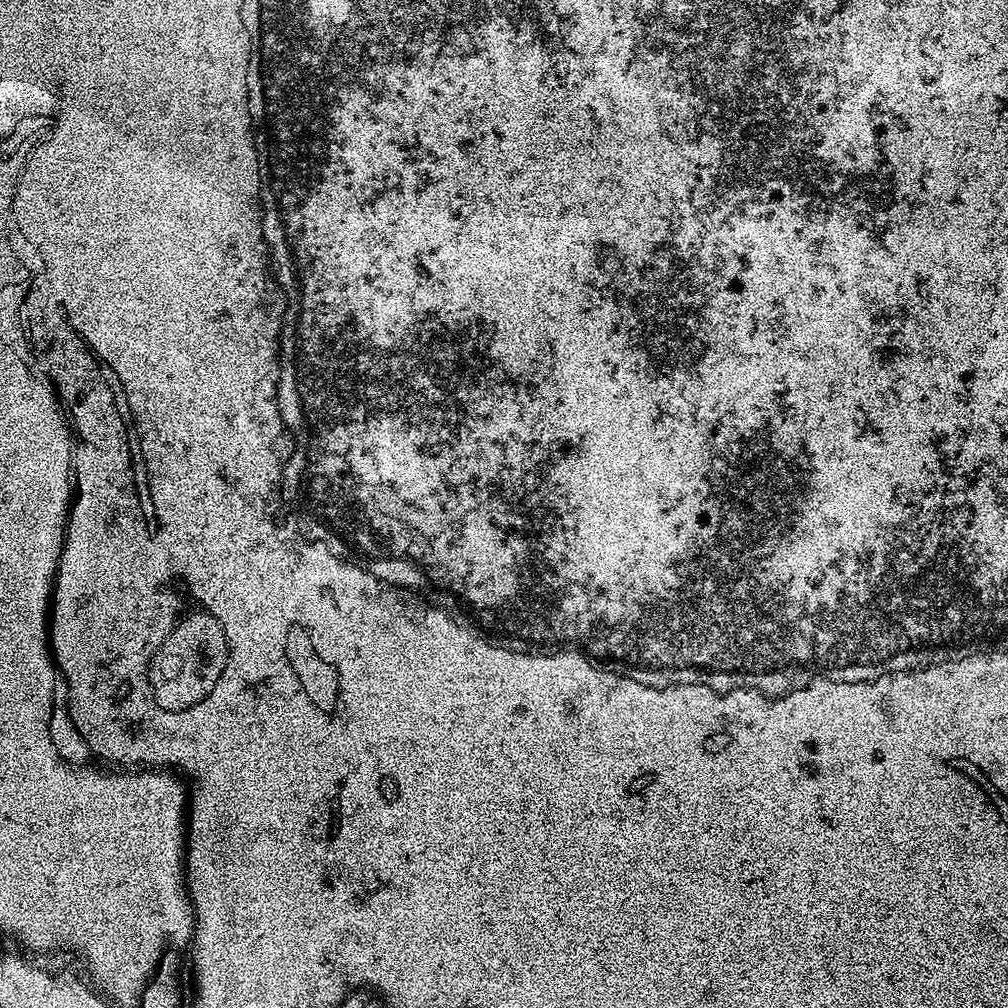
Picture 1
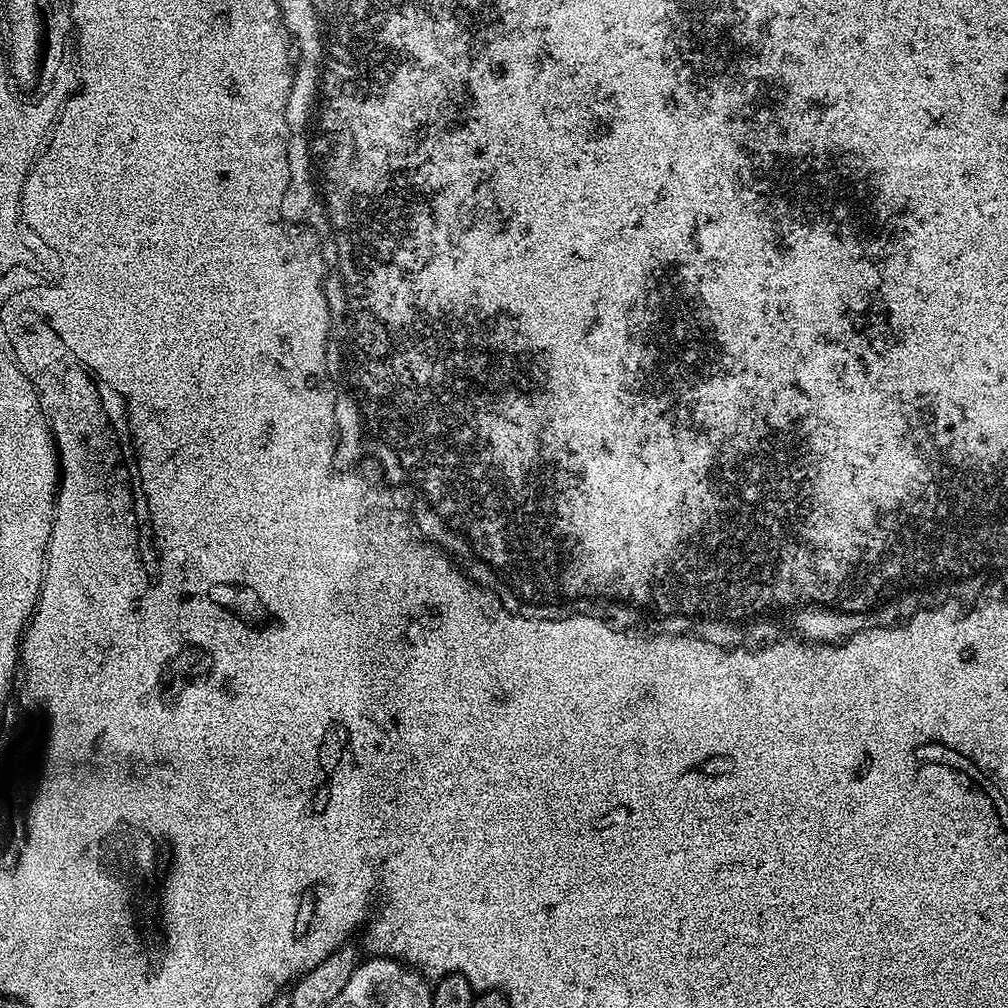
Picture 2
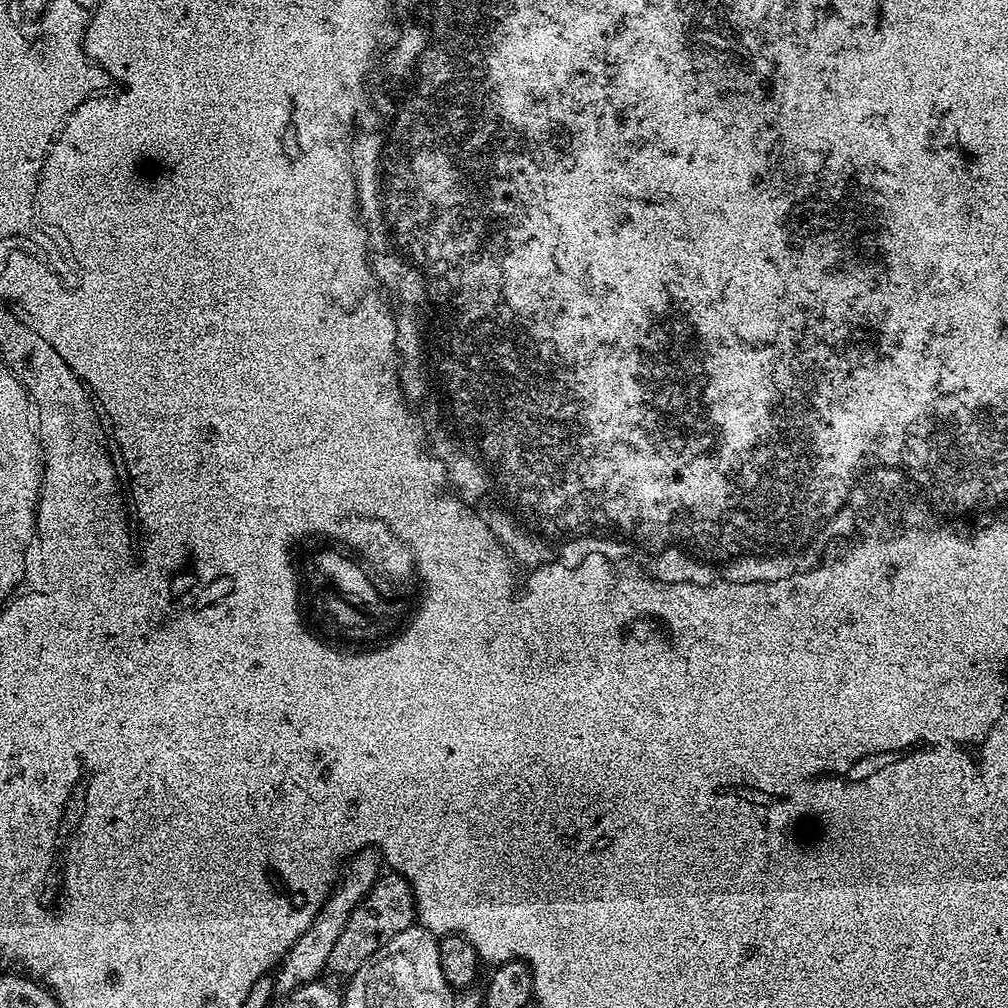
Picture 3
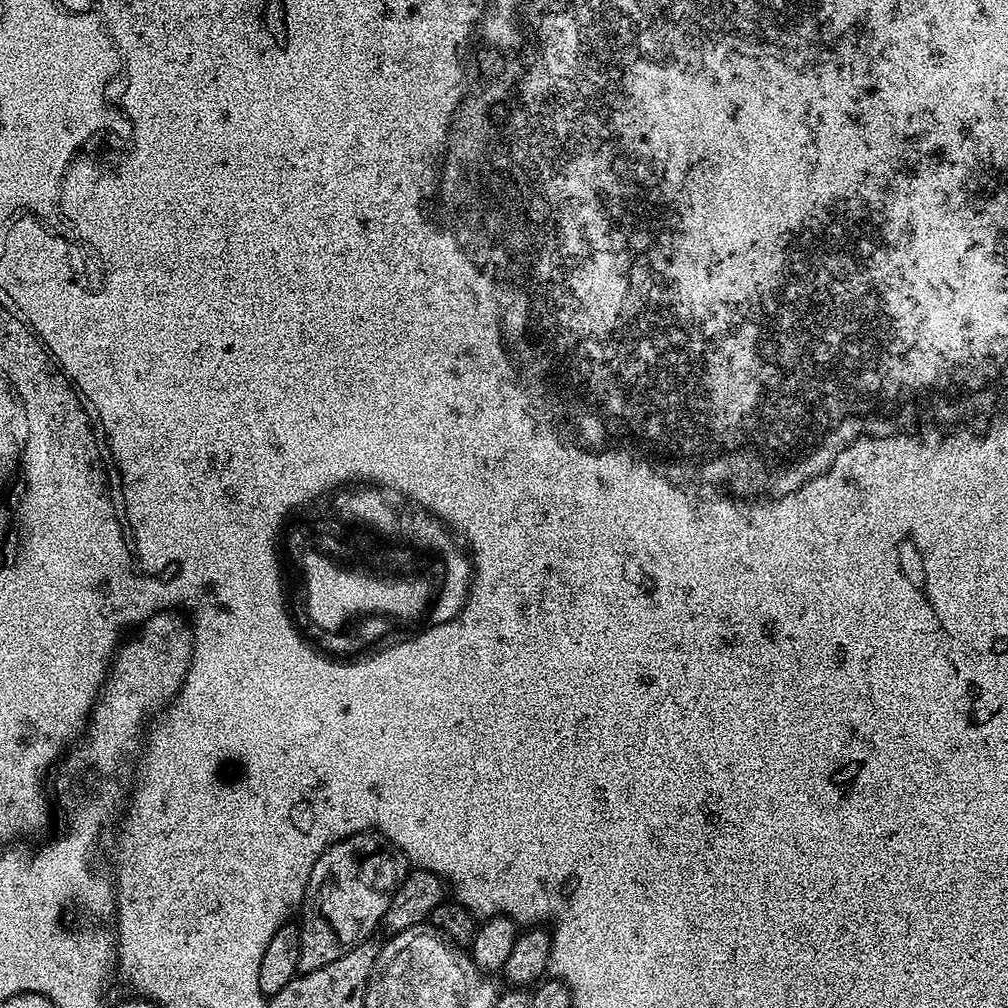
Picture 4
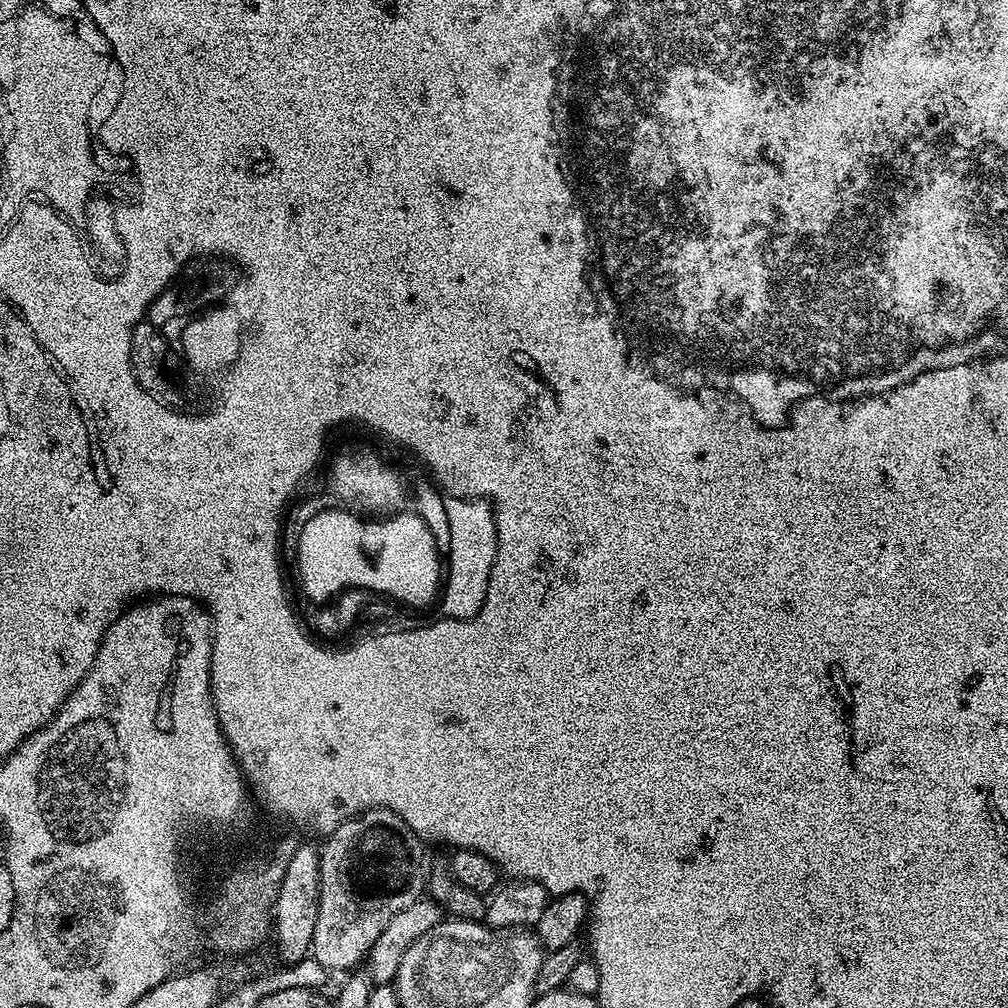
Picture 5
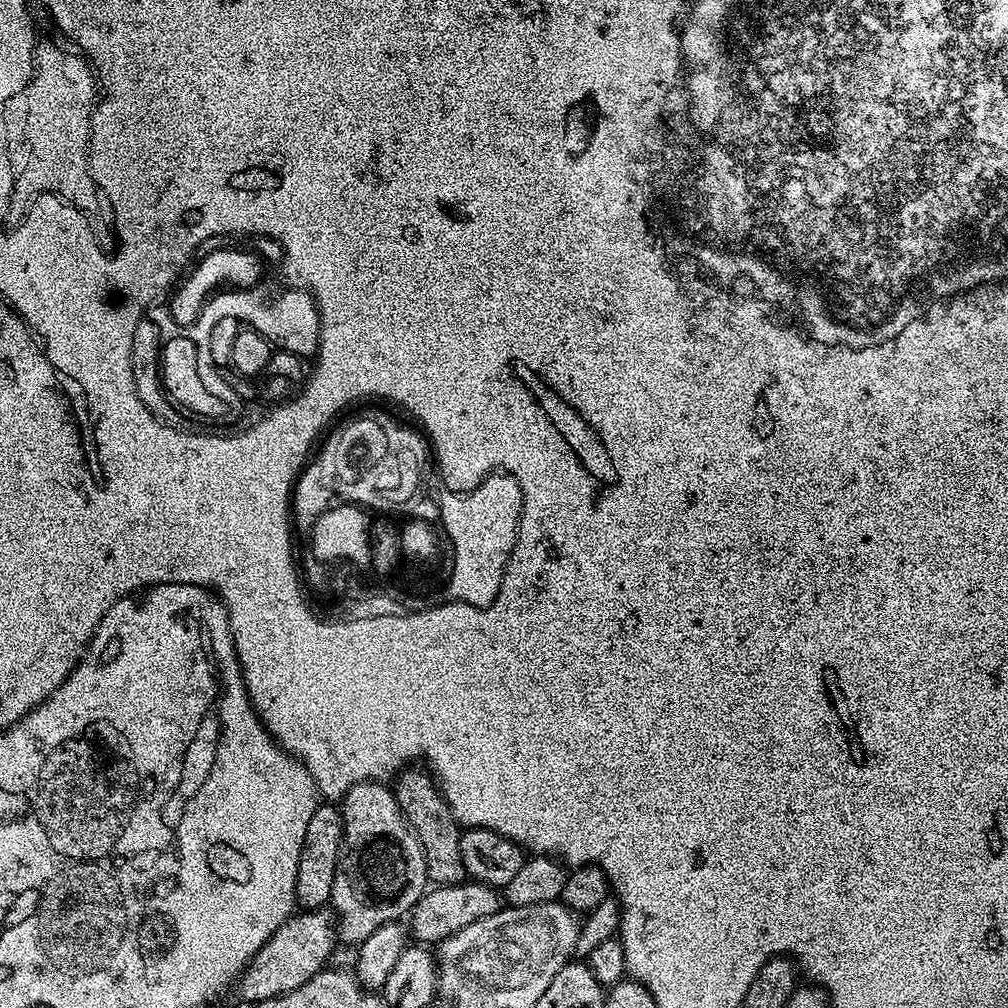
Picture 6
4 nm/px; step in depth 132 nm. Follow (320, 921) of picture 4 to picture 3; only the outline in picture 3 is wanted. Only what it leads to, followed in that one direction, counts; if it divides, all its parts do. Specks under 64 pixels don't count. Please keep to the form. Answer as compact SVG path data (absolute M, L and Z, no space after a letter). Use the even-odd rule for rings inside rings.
M363 848L351 857L343 865L342 875L328 896L328 901L320 907L319 914L314 918L314 922L290 946L290 950L284 955L274 972L274 993L277 997L288 996L294 990L298 990L304 984L310 984L321 979L320 971L323 973L328 964L330 950L334 950L334 942L338 942L338 934L342 934L342 926L350 918L350 914L366 898L366 894L374 886L374 882L382 874L382 857L375 848Z

